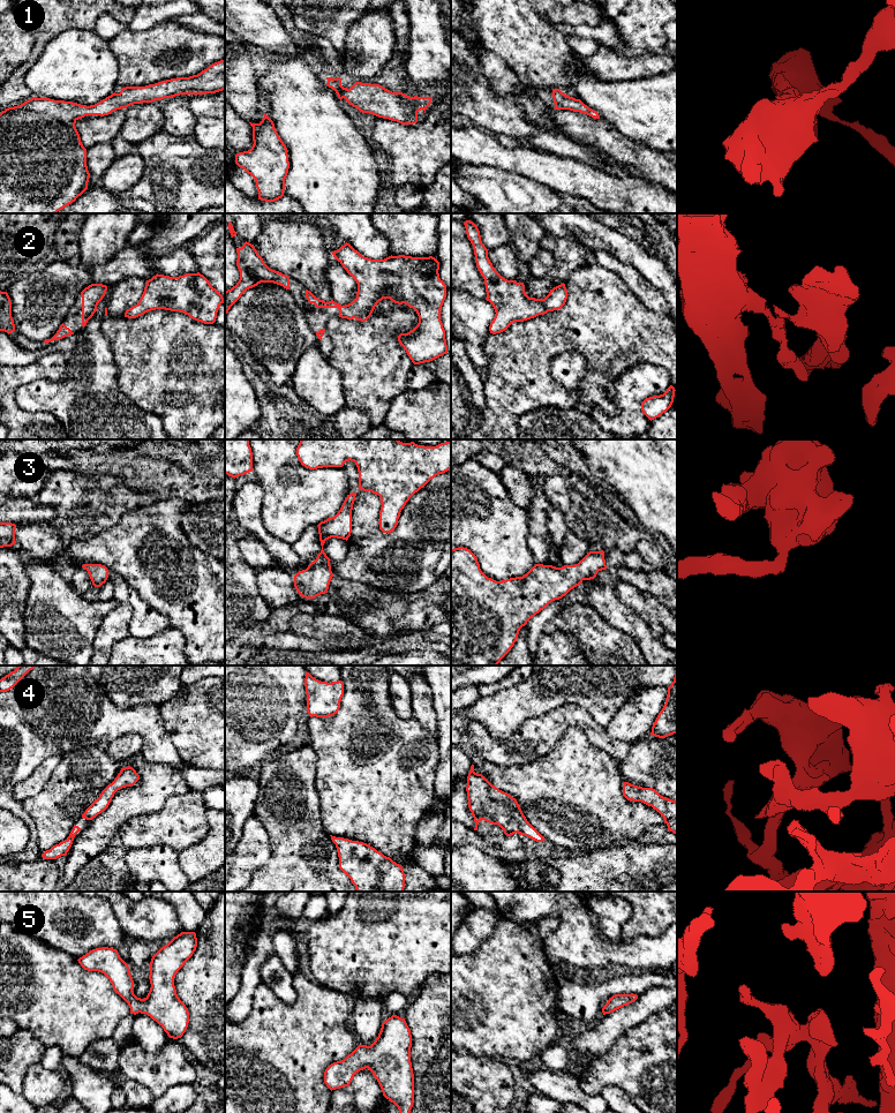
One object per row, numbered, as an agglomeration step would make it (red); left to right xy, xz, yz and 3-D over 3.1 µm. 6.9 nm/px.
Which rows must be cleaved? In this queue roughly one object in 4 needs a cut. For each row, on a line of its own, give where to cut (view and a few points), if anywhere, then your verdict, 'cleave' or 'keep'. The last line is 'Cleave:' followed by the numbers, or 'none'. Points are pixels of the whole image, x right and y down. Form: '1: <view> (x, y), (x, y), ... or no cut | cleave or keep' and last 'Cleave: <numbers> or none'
1: no cut | keep
2: no cut | keep
3: no cut | keep
4: no cut | keep
5: no cut | keep
Cleave: none

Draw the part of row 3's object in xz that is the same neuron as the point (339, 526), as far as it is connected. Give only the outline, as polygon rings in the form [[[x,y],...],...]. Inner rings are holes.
[[[356,492],[347,495],[338,513],[317,525],[322,550],[306,570],[299,571],[294,576],[294,587],[302,597],[315,599],[328,593],[333,573],[330,565],[331,559],[324,552],[323,546],[331,537],[347,541],[351,536],[355,496]]]

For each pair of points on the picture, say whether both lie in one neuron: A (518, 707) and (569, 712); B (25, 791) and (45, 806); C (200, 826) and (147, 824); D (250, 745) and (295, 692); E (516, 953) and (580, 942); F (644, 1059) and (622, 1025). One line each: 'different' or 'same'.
A: different
B: different
C: same
D: same
E: different
F: different

